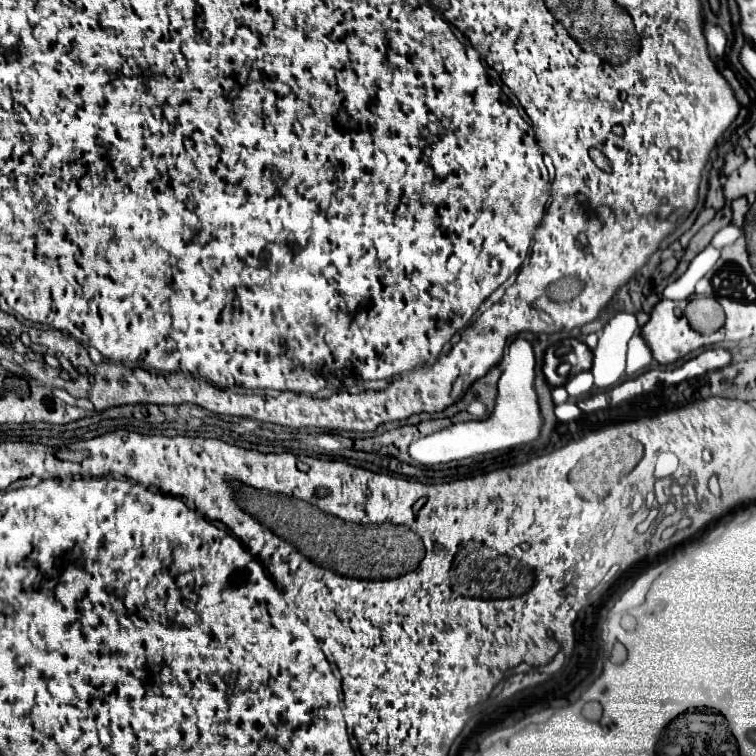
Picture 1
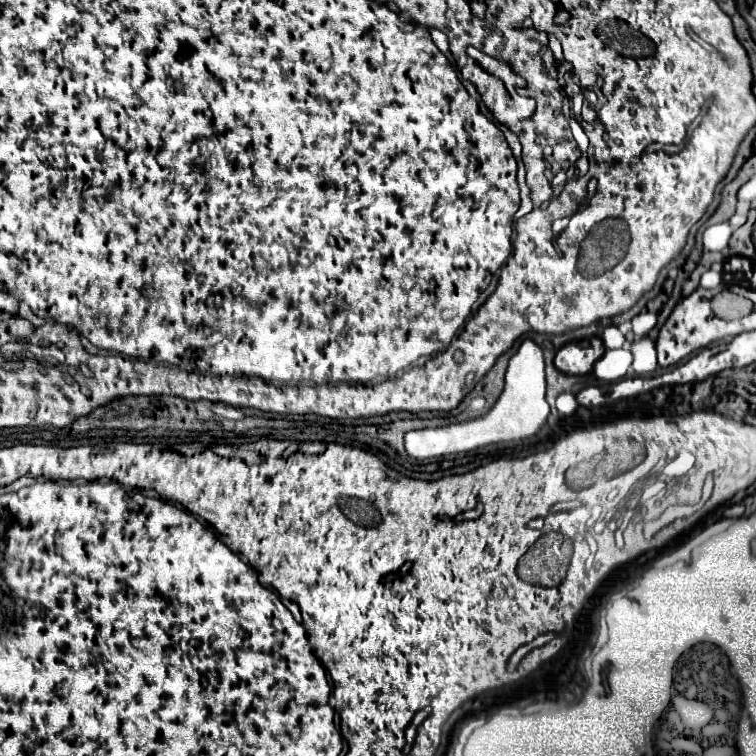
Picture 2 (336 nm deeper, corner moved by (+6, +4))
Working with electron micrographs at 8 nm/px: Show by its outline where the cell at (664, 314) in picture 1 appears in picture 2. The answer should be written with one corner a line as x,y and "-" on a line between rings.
697,288
693,294
689,294
687,298
683,298
677,304
677,308
669,316
669,320
663,324
659,338
657,338
657,354
659,354
659,366
661,368
675,366
683,358
687,358
691,352
705,348
707,344
715,342
717,334
721,334
721,330
741,330
741,320
727,322
727,320
721,320
713,314
713,310
709,306
711,298
713,298
713,290

